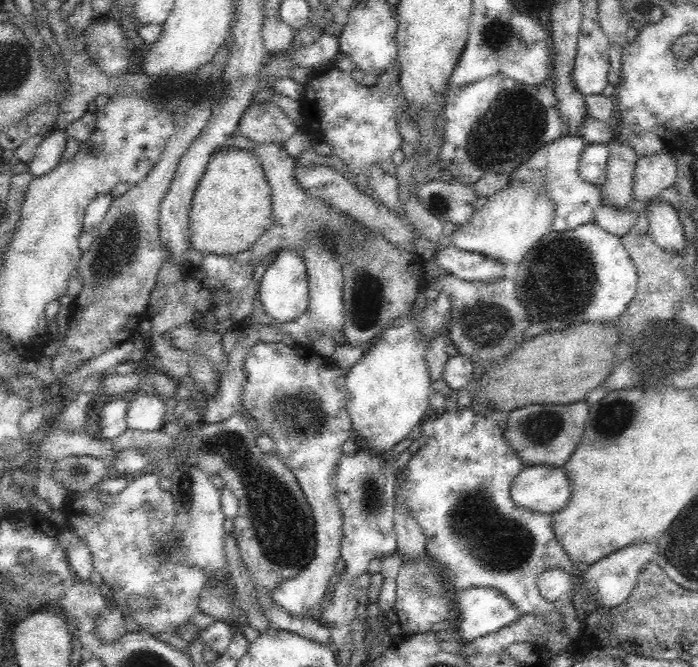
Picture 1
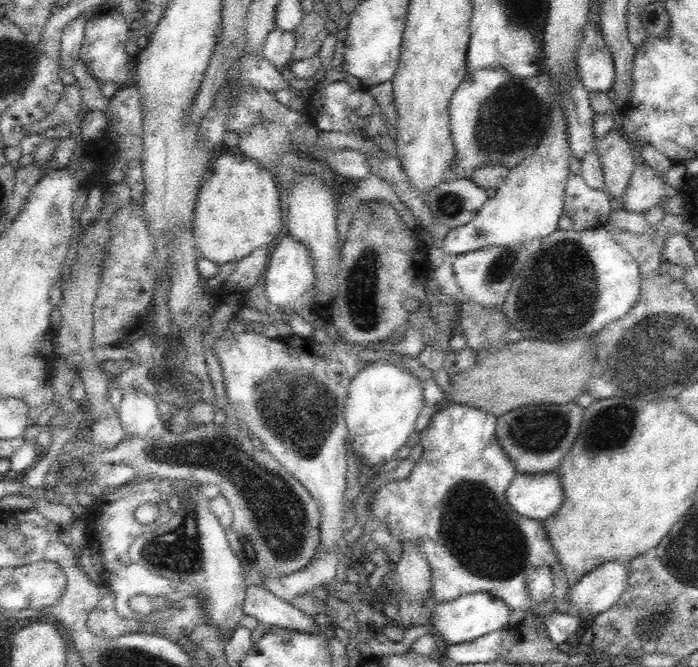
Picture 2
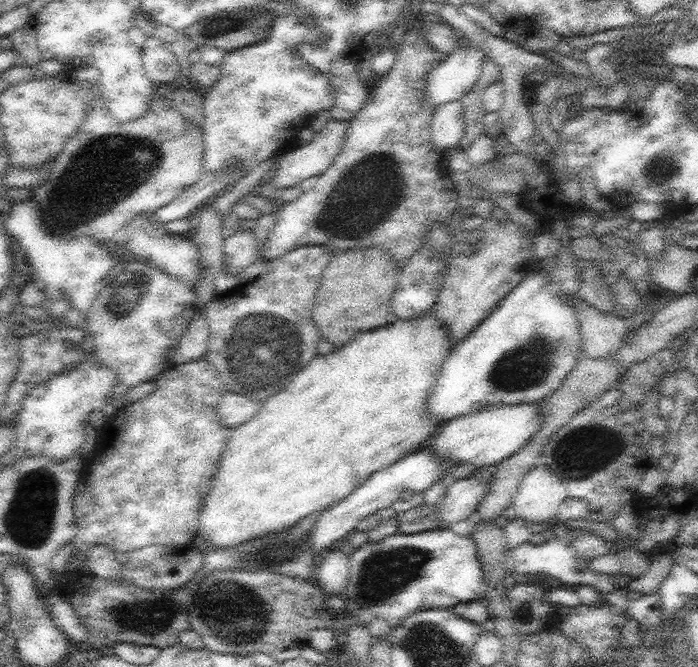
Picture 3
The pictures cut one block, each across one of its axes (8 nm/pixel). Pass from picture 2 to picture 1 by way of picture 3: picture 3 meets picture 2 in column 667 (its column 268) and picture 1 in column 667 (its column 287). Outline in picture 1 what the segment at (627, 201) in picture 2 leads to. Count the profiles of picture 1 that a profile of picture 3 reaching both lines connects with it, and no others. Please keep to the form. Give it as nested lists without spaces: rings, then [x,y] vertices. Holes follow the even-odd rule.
[[[665,148],[664,152],[652,154],[652,156],[640,156],[637,160],[633,172],[632,200],[638,202],[648,202],[654,204],[659,201],[659,196],[670,188],[677,179],[676,158],[670,153],[670,149]]]

